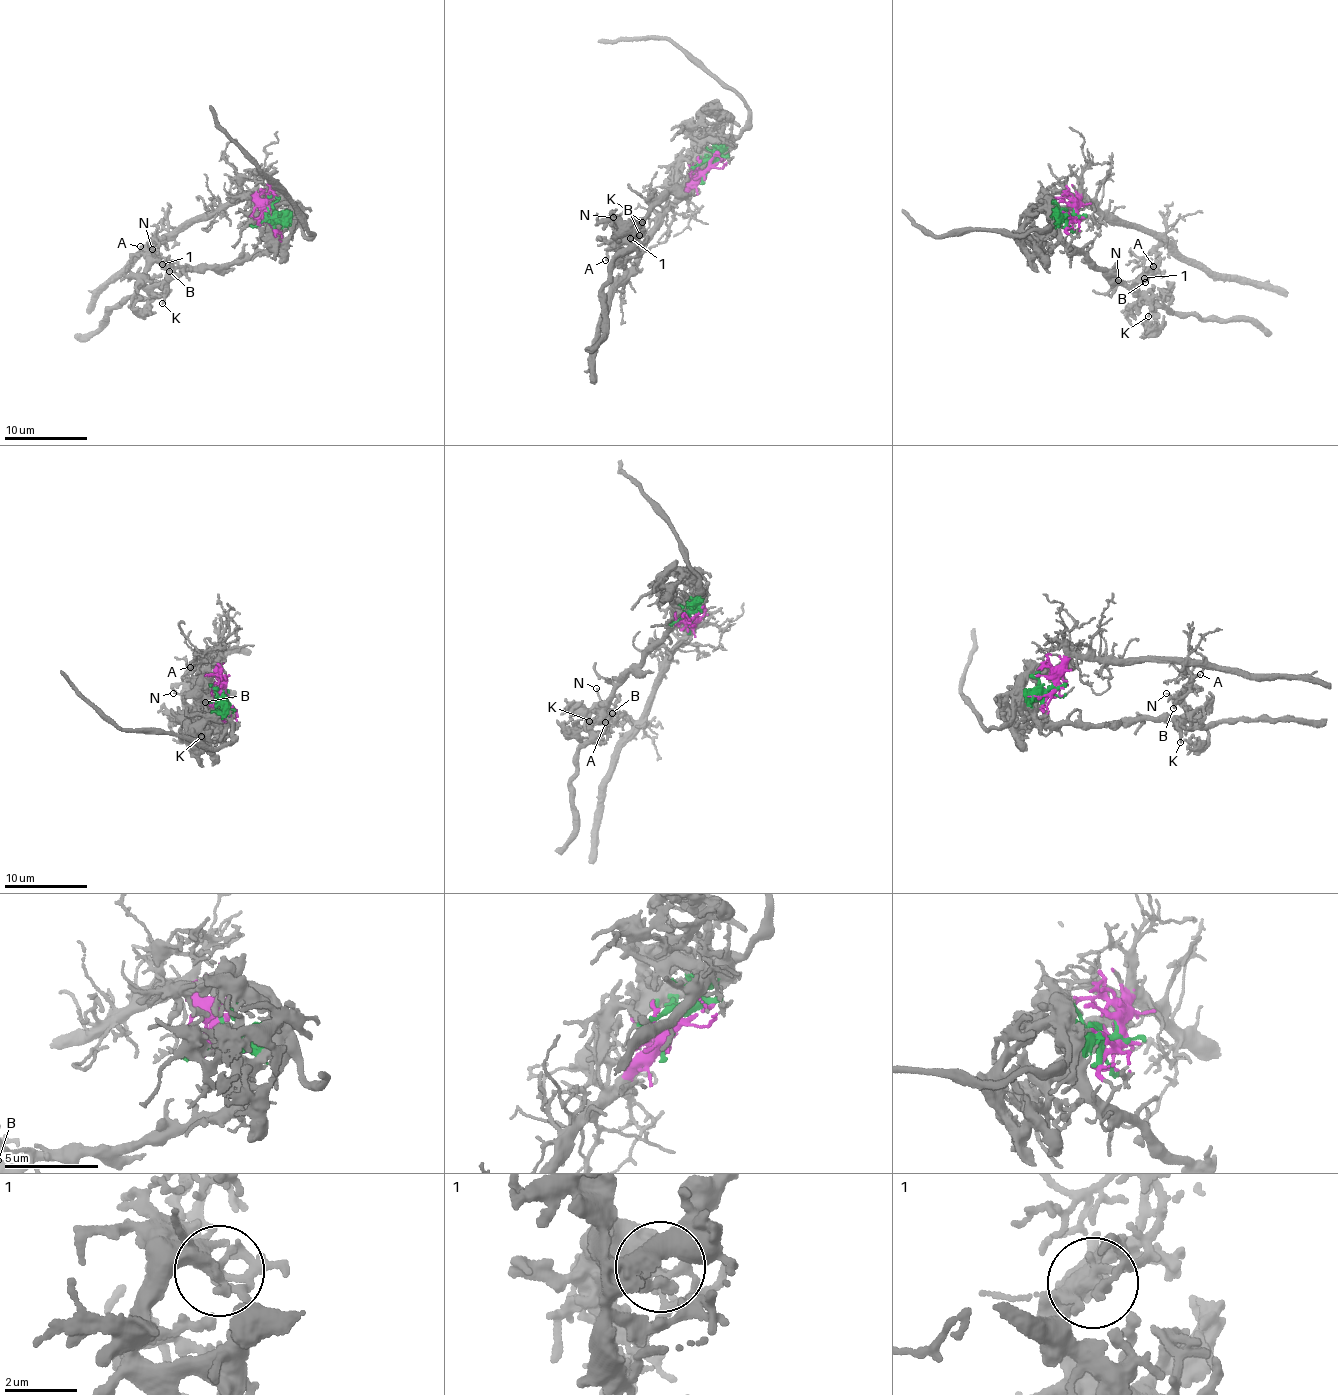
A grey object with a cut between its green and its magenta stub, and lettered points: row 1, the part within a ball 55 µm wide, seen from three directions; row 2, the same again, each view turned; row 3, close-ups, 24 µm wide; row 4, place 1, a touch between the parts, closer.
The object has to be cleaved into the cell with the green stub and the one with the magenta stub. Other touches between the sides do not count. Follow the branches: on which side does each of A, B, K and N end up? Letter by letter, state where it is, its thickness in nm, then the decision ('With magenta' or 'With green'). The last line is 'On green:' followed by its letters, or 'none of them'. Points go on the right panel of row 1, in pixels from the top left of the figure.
A: Place: (1153, 266). Thickness 180 nm. With green
B: Place: (1145, 282). Thickness 240 nm. With green
K: Place: (1148, 316). Thickness 160 nm. With green
N: Place: (1118, 280). Thickness 110 nm. With green
On green: A, B, K, N

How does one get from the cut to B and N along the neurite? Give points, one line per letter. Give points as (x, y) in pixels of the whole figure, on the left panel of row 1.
B: (267, 214), (282, 224), (282, 233), (270, 251), (149, 285), (145, 280), (152, 262), (163, 264), (170, 271)
N: (267, 214), (282, 224), (282, 233), (270, 251), (146, 283), (149, 262), (154, 257), (151, 250)

